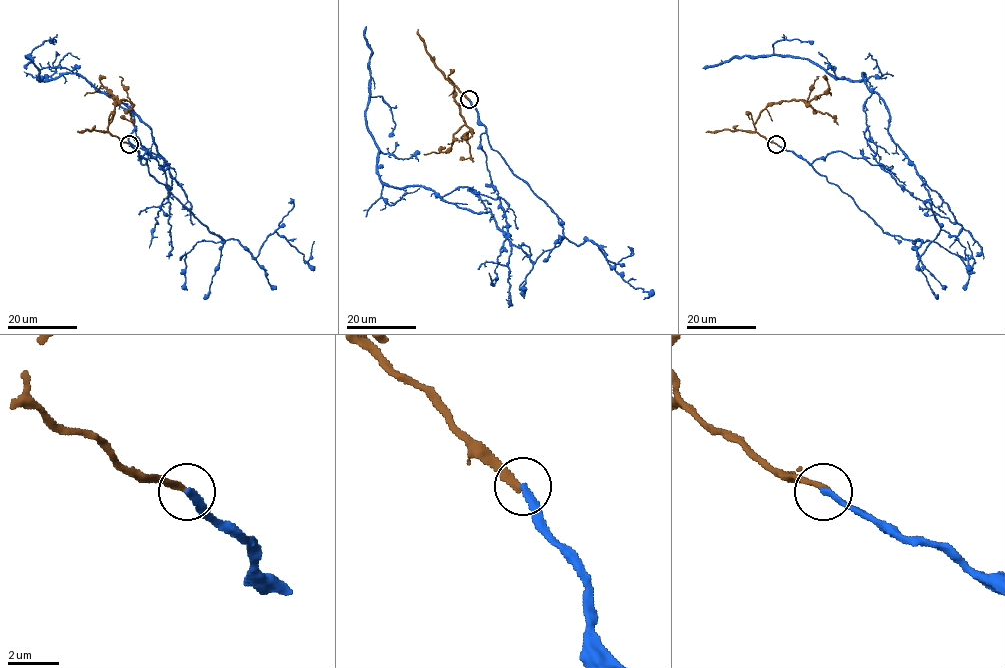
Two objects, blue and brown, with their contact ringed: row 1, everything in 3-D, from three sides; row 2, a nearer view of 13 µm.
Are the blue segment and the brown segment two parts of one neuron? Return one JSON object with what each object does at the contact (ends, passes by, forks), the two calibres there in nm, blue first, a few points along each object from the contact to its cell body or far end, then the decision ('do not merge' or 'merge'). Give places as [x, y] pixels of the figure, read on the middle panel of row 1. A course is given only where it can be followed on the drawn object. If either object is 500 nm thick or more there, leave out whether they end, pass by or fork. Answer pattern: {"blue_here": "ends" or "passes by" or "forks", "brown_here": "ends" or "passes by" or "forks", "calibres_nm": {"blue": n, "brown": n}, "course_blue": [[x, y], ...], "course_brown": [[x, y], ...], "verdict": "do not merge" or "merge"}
{"blue_here": "ends", "brown_here": "ends", "calibres_nm": {"blue": 240, "brown": 260}, "course_blue": [[469, 99], [505, 211], [503, 198], [468, 187], [387, 186], [365, 118], [366, 26]], "course_brown": [[469, 99], [448, 77], [453, 82], [455, 102], [464, 124], [445, 152], [424, 154]], "verdict": "do not merge"}

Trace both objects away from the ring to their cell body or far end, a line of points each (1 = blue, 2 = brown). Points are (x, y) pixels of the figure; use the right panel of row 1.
1: (776, 143), (809, 164), (843, 151), (888, 170), (864, 134), (862, 73), (834, 78), (776, 55), (702, 68)
2: (776, 143), (761, 136), (754, 123), (768, 106), (783, 101), (810, 101), (821, 95), (828, 86), (831, 95)

